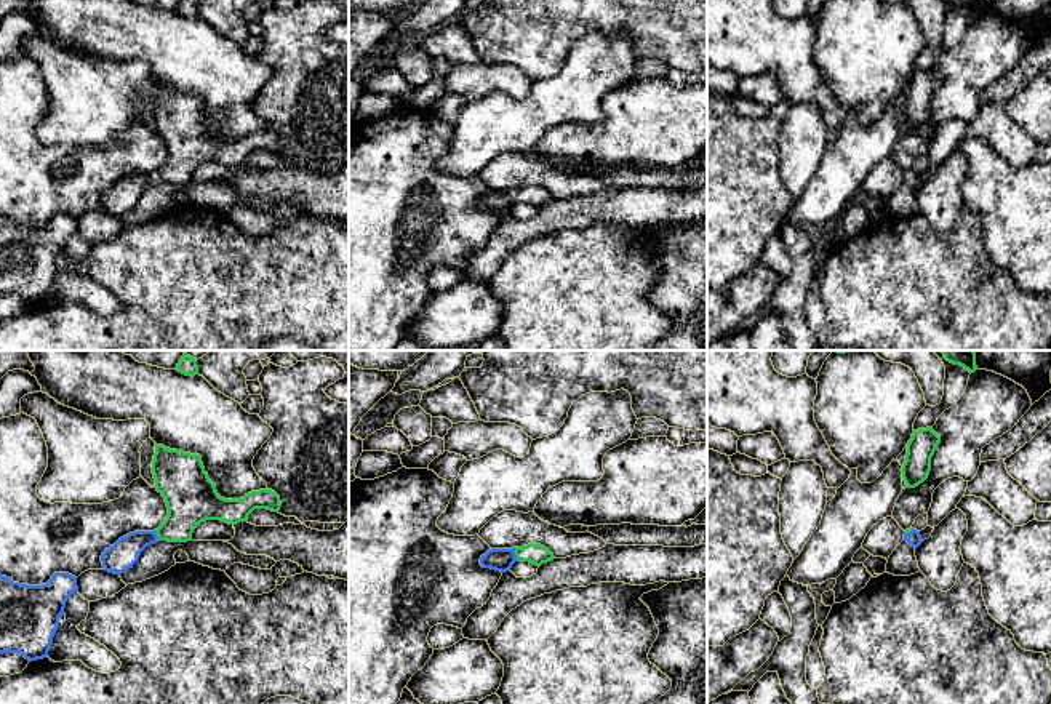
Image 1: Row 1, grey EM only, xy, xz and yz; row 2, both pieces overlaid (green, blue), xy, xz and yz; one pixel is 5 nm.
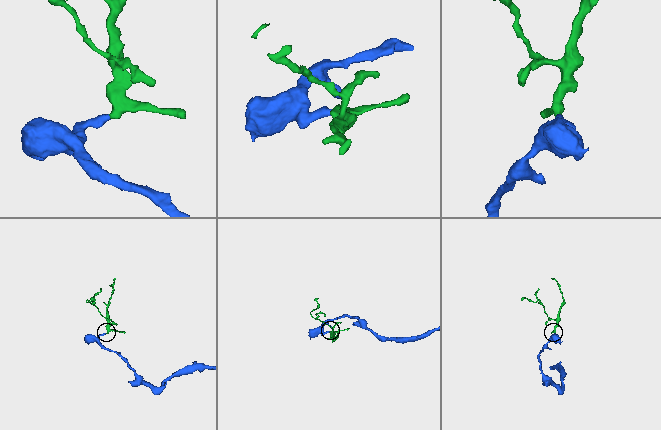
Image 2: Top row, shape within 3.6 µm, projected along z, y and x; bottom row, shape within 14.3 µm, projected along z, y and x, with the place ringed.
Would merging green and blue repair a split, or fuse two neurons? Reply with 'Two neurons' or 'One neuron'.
One neuron

